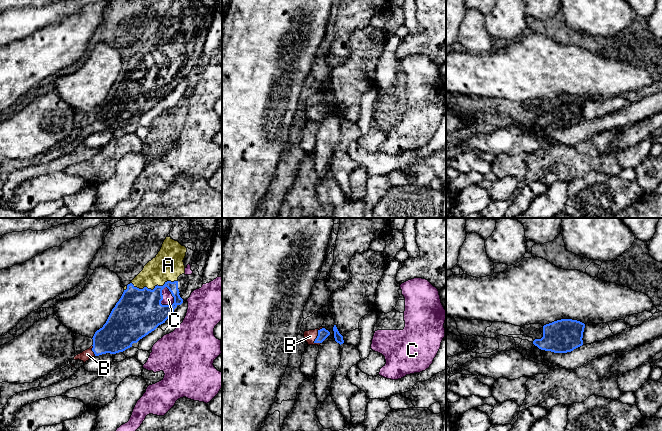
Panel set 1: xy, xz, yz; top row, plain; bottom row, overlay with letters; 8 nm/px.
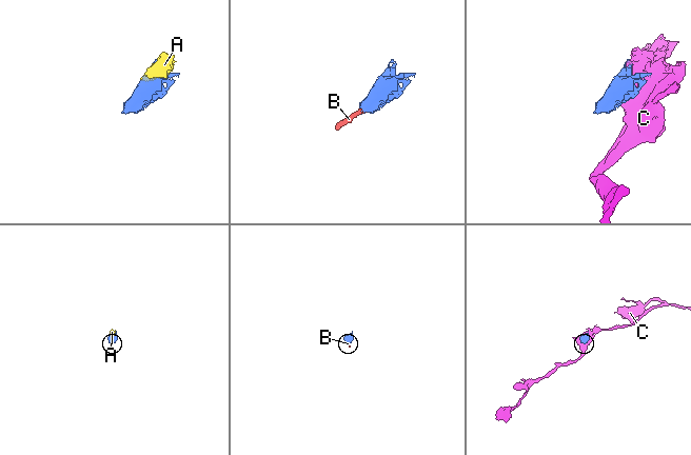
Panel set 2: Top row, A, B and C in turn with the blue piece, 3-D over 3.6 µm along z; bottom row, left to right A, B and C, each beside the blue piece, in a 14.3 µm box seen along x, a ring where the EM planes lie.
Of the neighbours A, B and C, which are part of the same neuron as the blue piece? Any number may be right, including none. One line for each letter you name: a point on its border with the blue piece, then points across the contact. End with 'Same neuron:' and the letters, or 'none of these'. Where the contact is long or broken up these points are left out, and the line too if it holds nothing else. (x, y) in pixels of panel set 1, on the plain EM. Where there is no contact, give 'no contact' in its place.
A: meets blue in xy at (154, 64)
B: meets blue in xz at (318, 111); runs through xz (322, 109), (318, 111), (310, 112)
Same neuron: A, B

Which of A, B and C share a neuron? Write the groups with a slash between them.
A B / C

